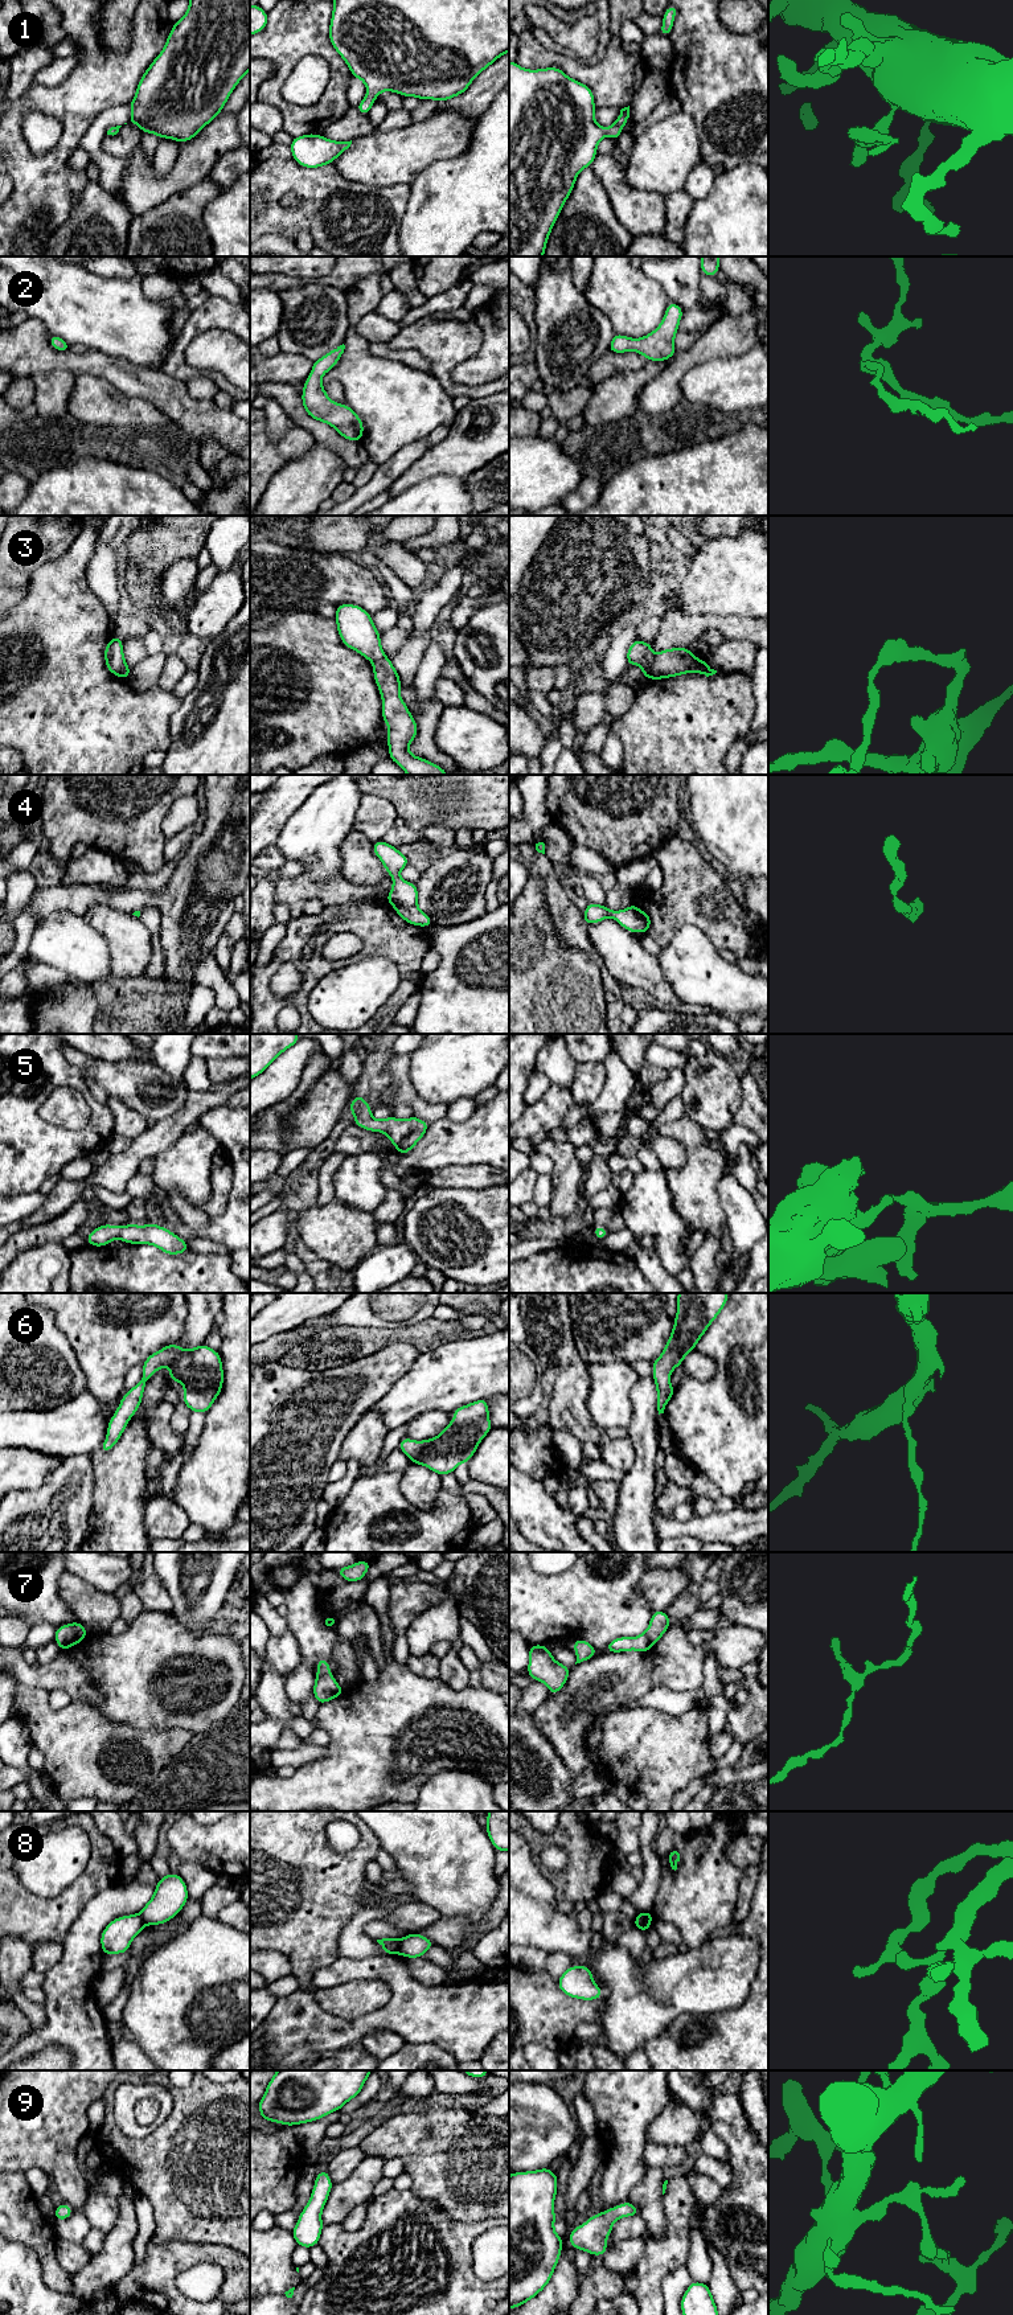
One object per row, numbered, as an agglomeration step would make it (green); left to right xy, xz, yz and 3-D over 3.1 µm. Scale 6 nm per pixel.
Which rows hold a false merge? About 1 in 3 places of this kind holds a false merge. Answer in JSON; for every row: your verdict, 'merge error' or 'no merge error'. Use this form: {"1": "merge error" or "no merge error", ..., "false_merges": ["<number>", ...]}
{"1": "no merge error", "2": "no merge error", "3": "merge error", "4": "no merge error", "5": "no merge error", "6": "no merge error", "7": "no merge error", "8": "no merge error", "9": "no merge error", "false_merges": ["3"]}

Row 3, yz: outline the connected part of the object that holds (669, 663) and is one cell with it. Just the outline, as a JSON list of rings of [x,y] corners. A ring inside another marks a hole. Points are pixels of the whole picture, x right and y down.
[[[670,648],[656,654],[651,680],[670,678],[689,672],[696,672],[706,677],[717,673],[705,660],[698,660],[689,648]]]

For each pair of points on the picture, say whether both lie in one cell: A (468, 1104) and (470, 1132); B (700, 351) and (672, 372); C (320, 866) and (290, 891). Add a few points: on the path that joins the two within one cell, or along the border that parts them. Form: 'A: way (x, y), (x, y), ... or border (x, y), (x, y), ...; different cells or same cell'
A: border (478, 1107), (464, 1120), (448, 1121), (446, 1119); different cells
B: way (693, 356), (679, 365); same cell
C: border (340, 871), (325, 881), (314, 881), (304, 873); different cells

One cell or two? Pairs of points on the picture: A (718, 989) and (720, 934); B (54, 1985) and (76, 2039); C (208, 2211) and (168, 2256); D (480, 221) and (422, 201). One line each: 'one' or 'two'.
A: two
B: one
C: two
D: one

